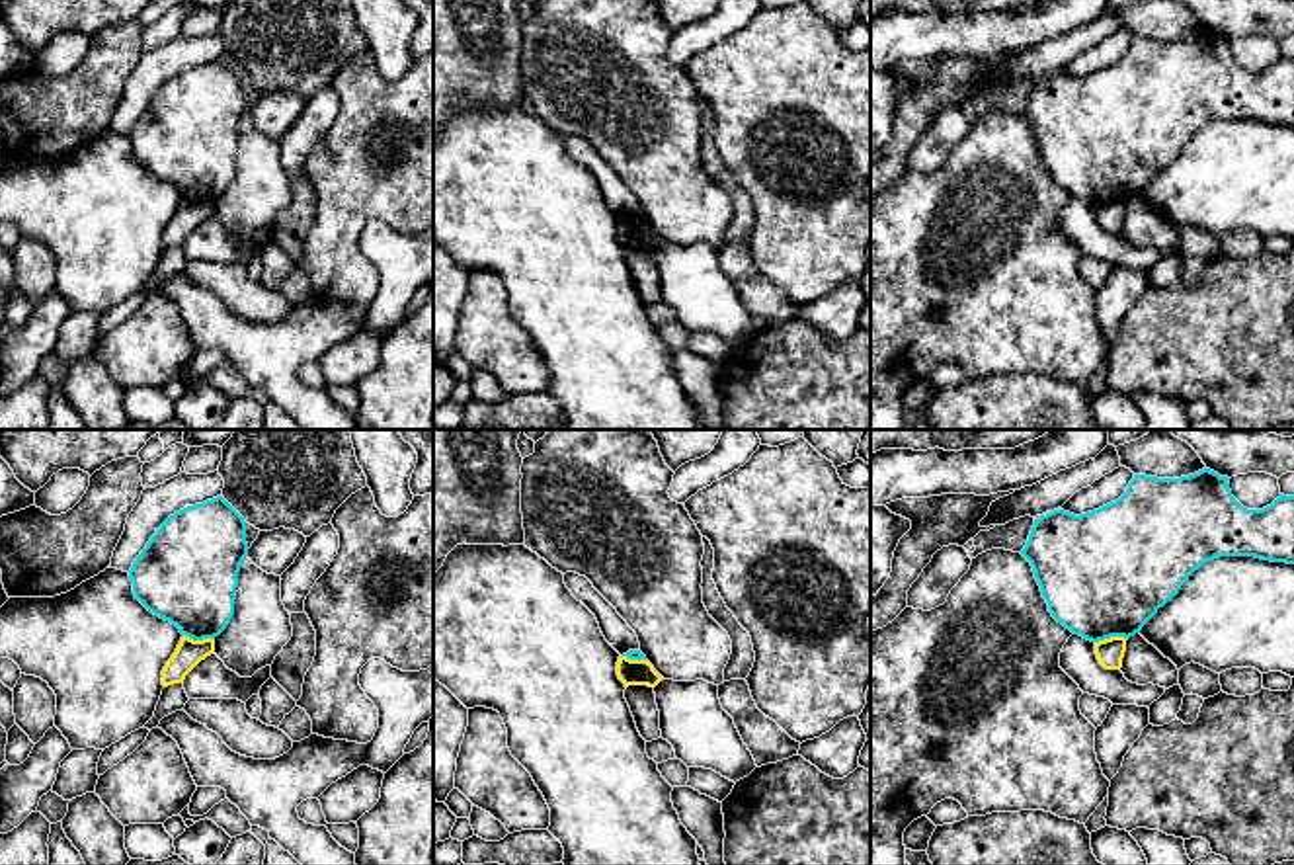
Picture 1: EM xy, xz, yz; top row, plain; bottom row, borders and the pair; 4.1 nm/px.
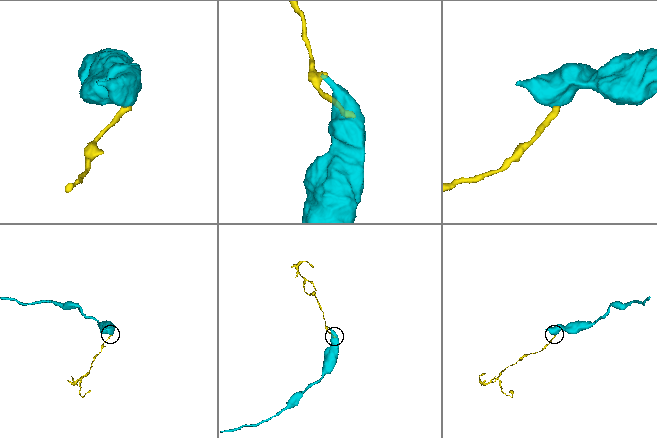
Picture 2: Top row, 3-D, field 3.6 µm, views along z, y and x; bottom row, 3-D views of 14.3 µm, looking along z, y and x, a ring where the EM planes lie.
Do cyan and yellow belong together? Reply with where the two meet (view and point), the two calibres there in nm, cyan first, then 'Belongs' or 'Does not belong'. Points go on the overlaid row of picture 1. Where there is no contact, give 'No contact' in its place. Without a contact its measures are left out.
Touches cyan at yz (1111, 635). Thickness 500 nm (cyan) against 110 nm. Does not belong

